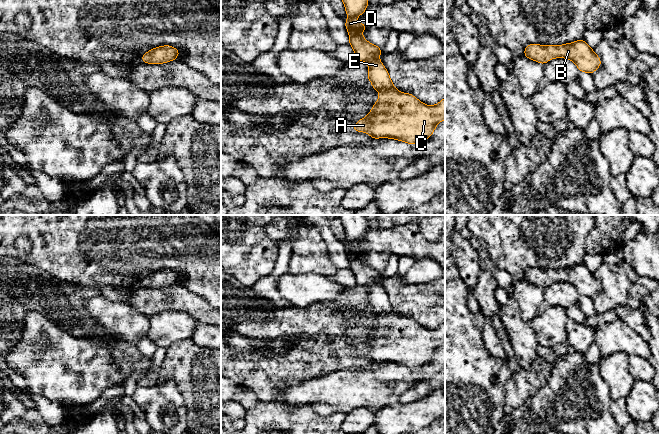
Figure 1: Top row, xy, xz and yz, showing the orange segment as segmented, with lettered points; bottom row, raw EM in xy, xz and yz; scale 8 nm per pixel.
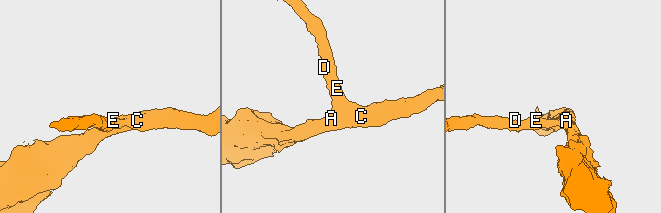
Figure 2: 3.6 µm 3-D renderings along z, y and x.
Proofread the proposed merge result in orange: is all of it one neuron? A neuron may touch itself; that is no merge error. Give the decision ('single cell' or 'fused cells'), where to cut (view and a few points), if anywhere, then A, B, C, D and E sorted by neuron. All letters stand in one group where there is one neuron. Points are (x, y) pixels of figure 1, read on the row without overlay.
single cell | no cut | A B C D E

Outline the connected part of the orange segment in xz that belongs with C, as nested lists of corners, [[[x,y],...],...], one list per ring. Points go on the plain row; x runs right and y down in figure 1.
[[[364,215],[338,217],[348,239],[345,250],[356,285],[364,285],[369,289],[367,301],[372,311],[380,317],[370,337],[355,347],[353,354],[365,356],[372,363],[390,362],[408,368],[429,363],[437,348],[445,344],[445,322],[438,328],[429,330],[412,318],[398,315],[379,284],[381,272],[362,260],[363,254],[368,251],[356,244],[368,230],[367,218]]]

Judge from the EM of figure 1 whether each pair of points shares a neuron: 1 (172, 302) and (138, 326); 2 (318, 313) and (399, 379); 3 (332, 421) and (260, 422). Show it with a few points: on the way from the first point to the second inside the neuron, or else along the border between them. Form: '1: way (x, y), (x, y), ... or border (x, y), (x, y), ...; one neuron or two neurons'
1: border (128, 303), (148, 317); two neurons
2: border (372, 363), (364, 367), (351, 367), (349, 369); two neurons
3: way (314, 423), (278, 423); one neuron

